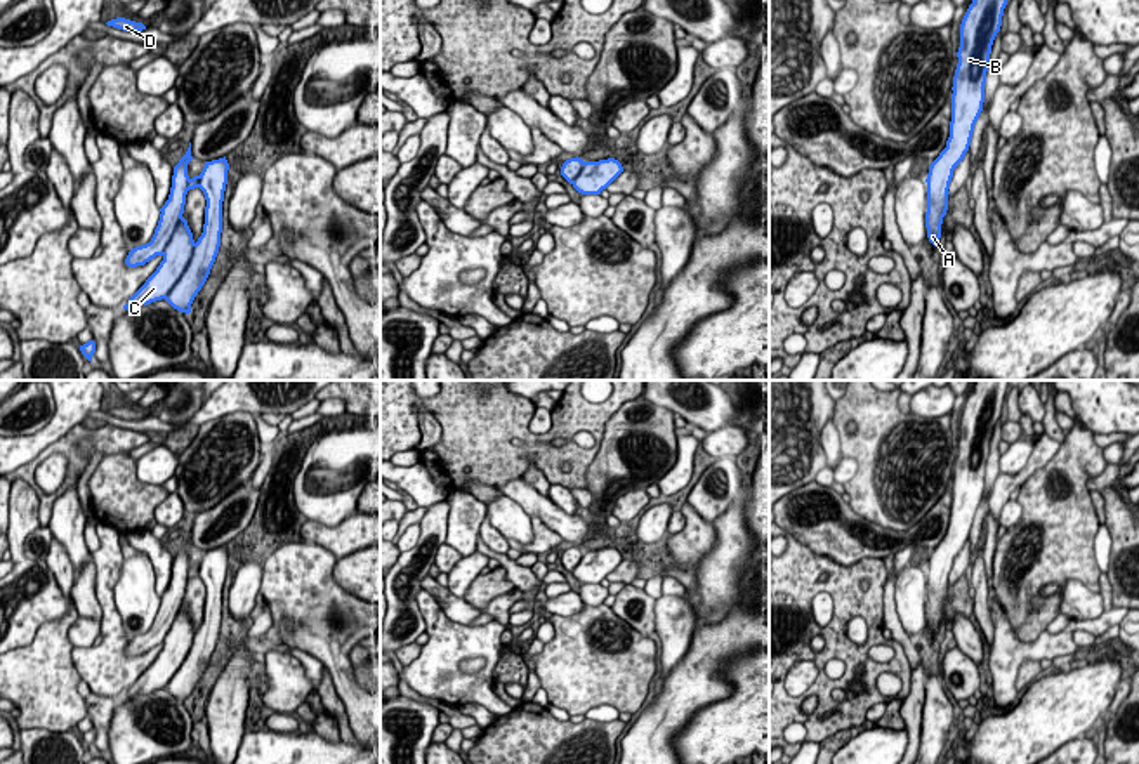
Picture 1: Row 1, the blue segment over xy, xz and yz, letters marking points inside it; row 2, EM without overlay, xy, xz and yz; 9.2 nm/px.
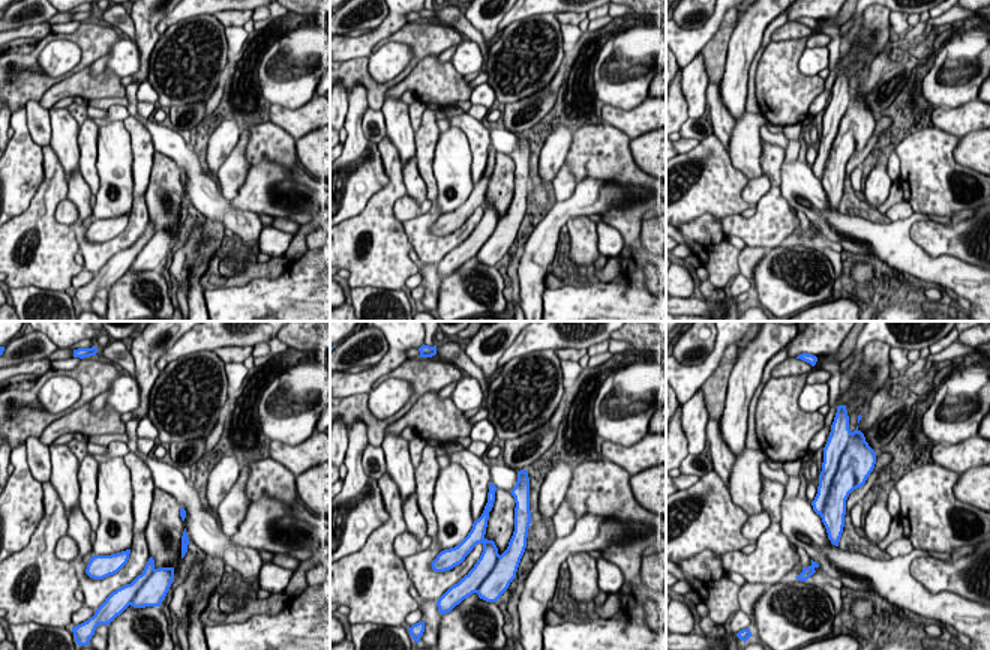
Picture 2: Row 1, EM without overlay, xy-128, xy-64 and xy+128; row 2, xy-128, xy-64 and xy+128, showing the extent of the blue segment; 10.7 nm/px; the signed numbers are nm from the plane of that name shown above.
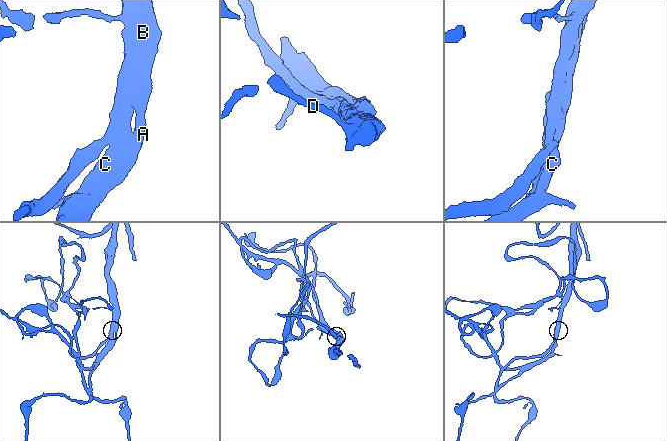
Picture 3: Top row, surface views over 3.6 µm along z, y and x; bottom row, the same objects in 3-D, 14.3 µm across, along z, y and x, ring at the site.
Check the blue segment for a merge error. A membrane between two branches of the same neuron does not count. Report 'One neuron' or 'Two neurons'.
One neuron

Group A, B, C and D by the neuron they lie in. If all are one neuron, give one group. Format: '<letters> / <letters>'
A B C D

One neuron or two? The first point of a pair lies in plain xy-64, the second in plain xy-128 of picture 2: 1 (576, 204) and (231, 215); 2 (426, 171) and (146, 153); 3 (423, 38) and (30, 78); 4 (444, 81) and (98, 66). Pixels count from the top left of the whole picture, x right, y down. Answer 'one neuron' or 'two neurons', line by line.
1: two neurons
2: one neuron
3: one neuron
4: two neurons

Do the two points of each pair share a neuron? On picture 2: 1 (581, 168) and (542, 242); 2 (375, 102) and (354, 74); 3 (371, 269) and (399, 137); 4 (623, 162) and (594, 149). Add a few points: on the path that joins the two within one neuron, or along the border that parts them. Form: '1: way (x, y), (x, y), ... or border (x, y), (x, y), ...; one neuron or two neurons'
1: border (578, 182), (600, 177), (614, 185); two neurons
2: way (375, 95), (375, 90), (362, 77); one neuron
3: border (386, 134), (402, 164); two neurons
4: way (615, 162), (602, 152); one neuron

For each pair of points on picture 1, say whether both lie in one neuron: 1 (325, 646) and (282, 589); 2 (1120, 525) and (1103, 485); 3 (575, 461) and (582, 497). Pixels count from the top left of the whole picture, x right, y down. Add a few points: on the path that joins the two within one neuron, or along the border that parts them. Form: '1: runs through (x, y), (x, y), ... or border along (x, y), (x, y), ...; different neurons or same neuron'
1: runs through (325, 632), (296, 603); same neuron
2: runs through (1119, 514), (1112, 495); same neuron
3: border along (570, 487), (582, 487), (585, 490); different neurons

